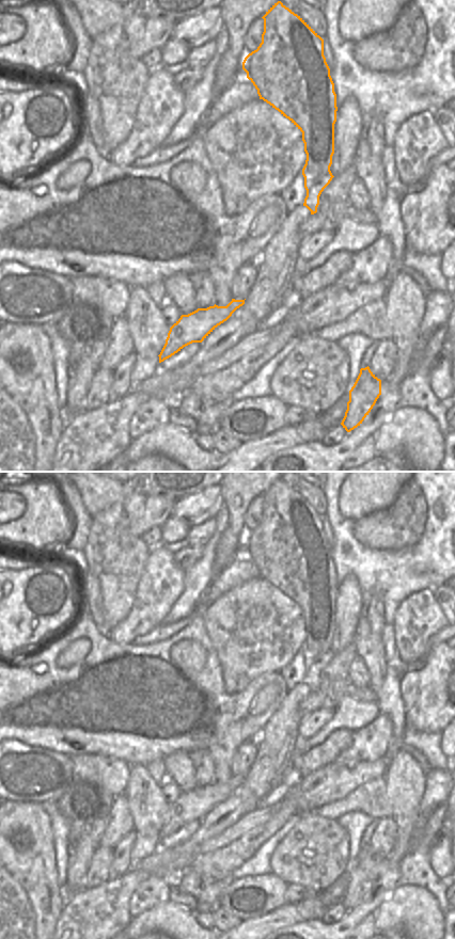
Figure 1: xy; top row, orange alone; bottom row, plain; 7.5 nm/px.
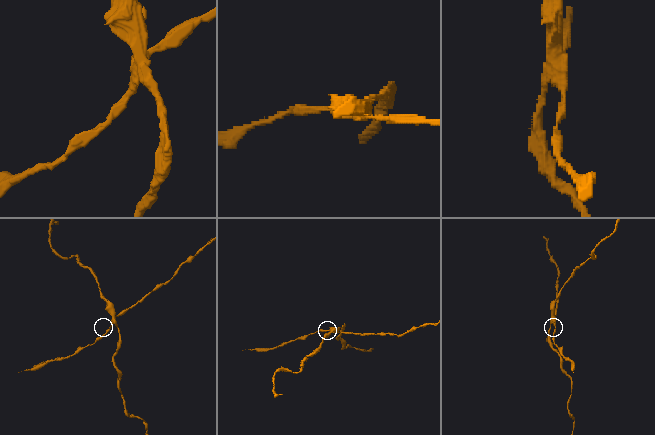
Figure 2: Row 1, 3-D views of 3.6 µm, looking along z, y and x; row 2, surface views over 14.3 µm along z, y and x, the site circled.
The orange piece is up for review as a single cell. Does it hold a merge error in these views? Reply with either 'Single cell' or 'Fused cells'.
Fused cells

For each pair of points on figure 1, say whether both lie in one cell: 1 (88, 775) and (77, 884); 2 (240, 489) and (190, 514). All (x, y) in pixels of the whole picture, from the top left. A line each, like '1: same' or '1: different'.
1: same
2: different

